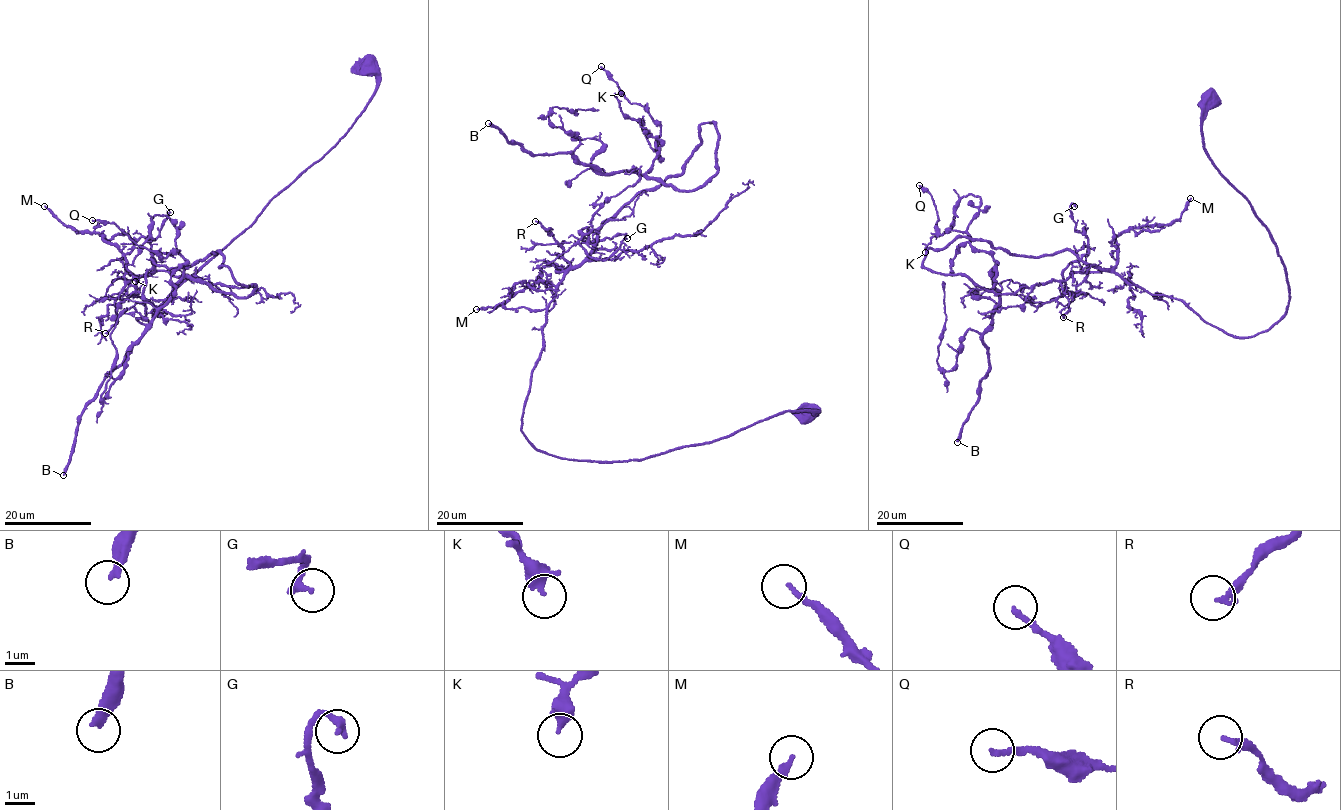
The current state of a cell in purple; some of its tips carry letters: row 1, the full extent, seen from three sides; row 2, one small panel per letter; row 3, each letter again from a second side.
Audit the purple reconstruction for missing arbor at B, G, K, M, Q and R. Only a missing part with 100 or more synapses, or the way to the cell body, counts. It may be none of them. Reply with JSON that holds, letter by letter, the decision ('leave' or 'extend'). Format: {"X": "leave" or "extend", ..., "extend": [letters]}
{"B": "extend", "G": "leave", "K": "leave", "M": "leave", "Q": "leave", "R": "leave", "extend": ["B"]}

